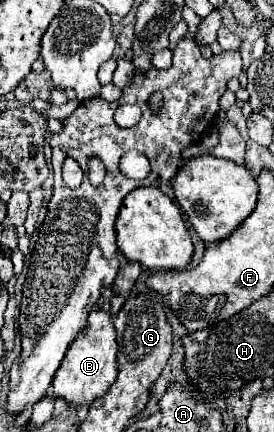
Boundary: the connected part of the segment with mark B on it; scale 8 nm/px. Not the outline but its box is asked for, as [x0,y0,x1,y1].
[53,298,117,406]

